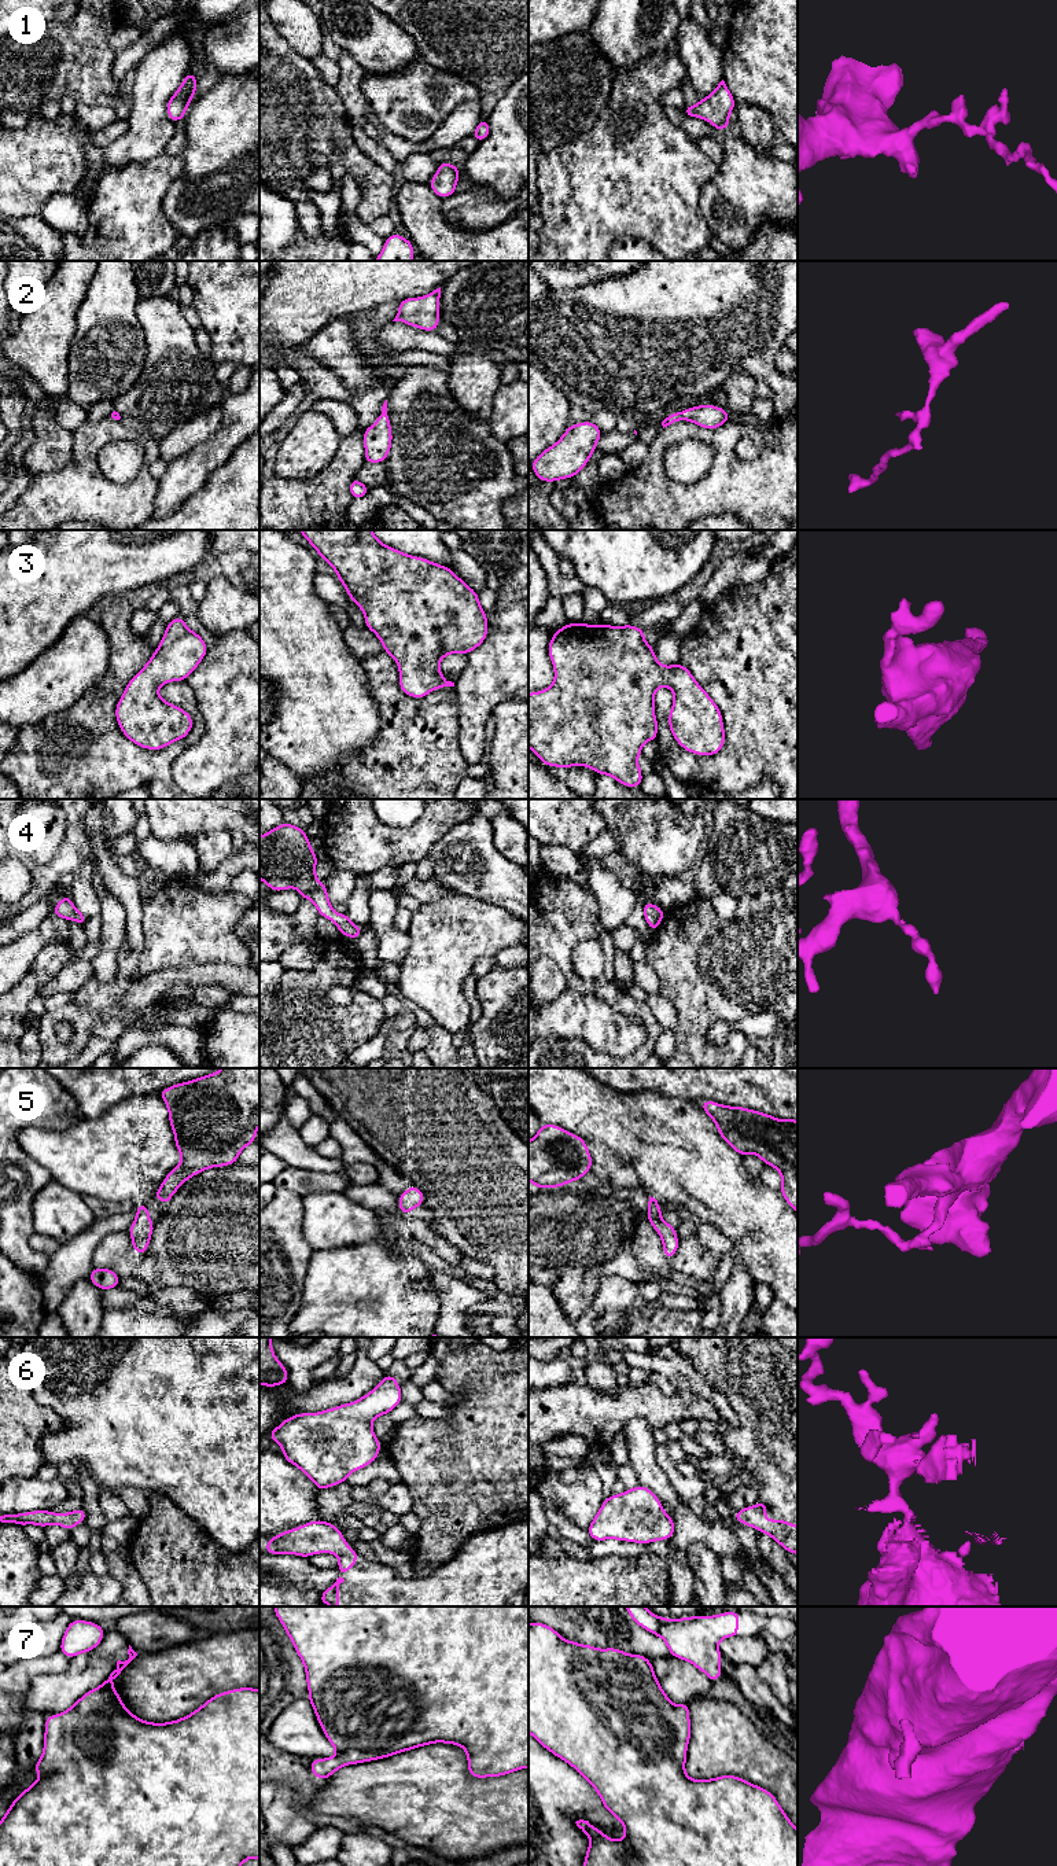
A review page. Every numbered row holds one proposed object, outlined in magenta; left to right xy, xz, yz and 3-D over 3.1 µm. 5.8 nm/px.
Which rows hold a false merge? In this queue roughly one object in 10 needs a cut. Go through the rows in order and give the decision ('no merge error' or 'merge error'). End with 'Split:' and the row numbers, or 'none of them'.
1: no merge error
2: no merge error
3: no merge error
4: no merge error
5: no merge error
6: no merge error
7: no merge error
Split: none of them

